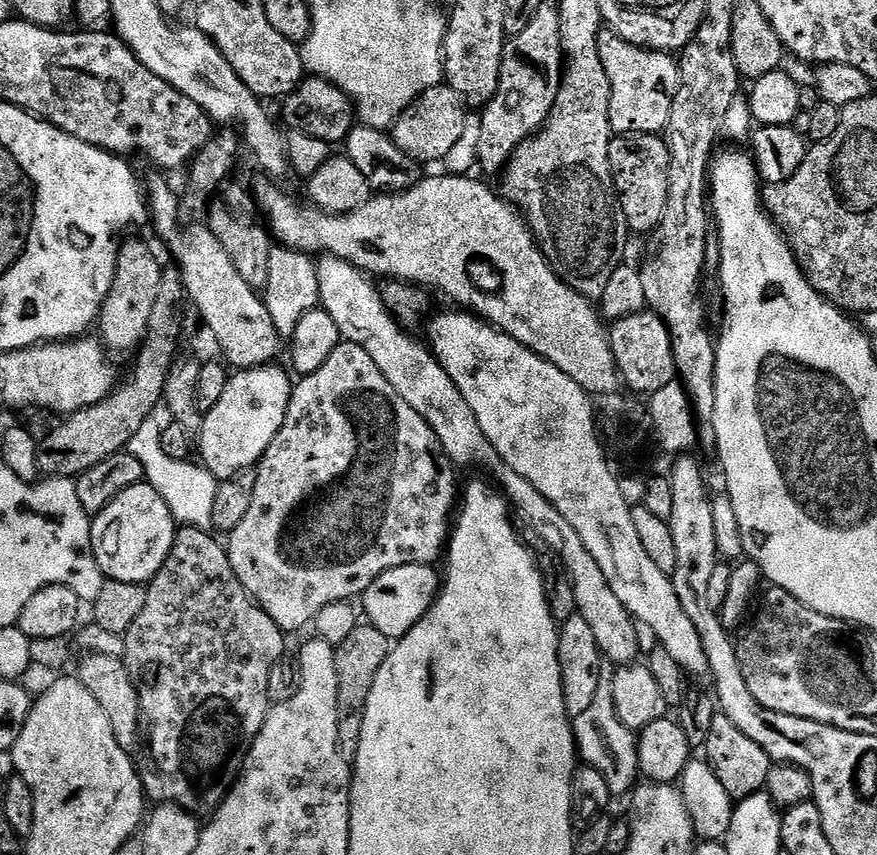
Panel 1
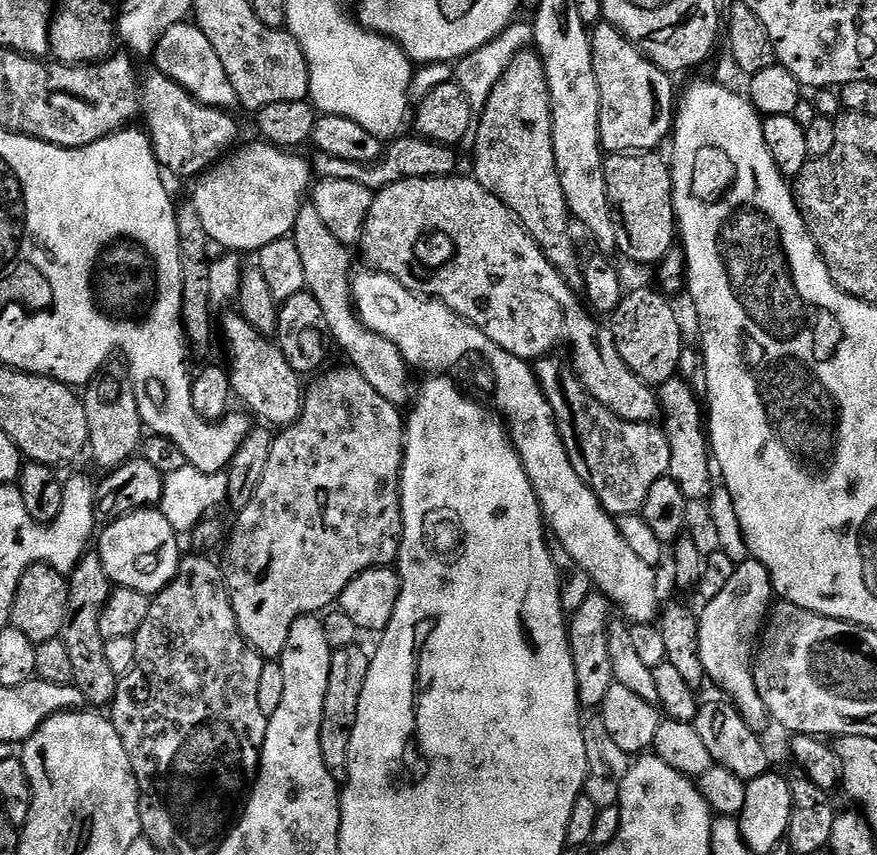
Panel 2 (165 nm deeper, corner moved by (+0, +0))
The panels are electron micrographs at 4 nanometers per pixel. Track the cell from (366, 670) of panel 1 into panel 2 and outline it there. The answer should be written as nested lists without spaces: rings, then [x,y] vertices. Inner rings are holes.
[[[360,646],[338,648],[333,651],[330,662],[330,683],[326,685],[326,702],[322,710],[322,758],[332,775],[347,777],[350,758],[350,738],[354,722],[358,718],[358,702],[362,702],[362,686],[366,686],[366,674],[370,663],[369,653]]]

